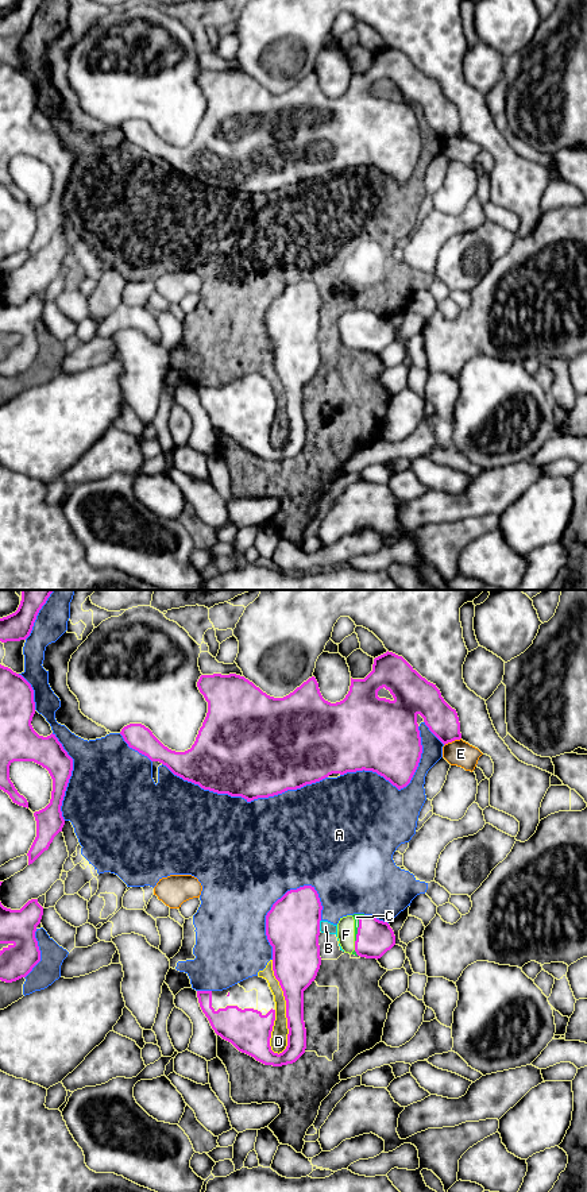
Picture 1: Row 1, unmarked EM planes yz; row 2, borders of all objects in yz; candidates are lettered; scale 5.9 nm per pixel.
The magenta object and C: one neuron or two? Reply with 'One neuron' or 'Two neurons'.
Two neurons

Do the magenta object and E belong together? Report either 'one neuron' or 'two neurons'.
two neurons

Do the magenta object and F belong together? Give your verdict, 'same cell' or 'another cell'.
same cell

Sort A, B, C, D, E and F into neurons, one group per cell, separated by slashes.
A B C D / E / F

